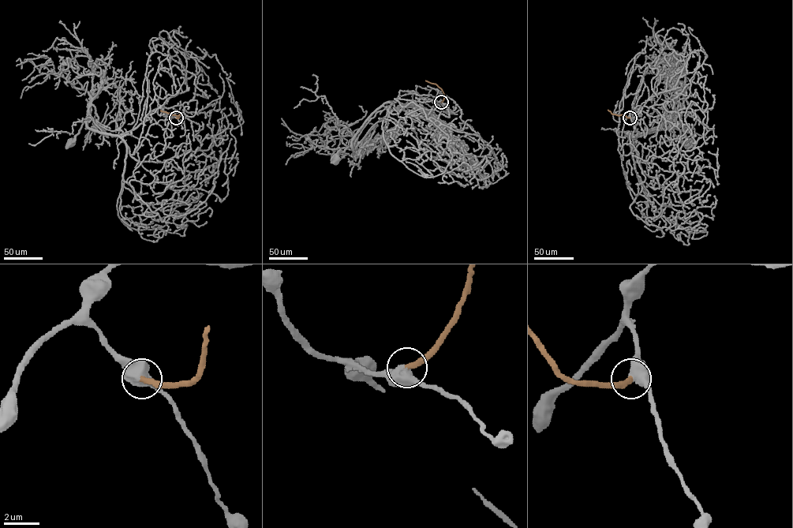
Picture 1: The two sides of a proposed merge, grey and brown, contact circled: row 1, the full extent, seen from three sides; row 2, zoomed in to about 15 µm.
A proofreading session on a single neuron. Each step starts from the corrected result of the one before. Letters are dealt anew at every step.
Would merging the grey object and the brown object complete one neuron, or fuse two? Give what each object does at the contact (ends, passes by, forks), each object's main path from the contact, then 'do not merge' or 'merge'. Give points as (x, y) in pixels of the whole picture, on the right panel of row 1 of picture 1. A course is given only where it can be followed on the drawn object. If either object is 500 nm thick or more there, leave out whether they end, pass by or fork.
grey runs (630, 117), (622, 129), (621, 159), (634, 201), (641, 184), (630, 137), (675, 121), (688, 144); brown runs (630, 117), (612, 114), (607, 110); do not merge

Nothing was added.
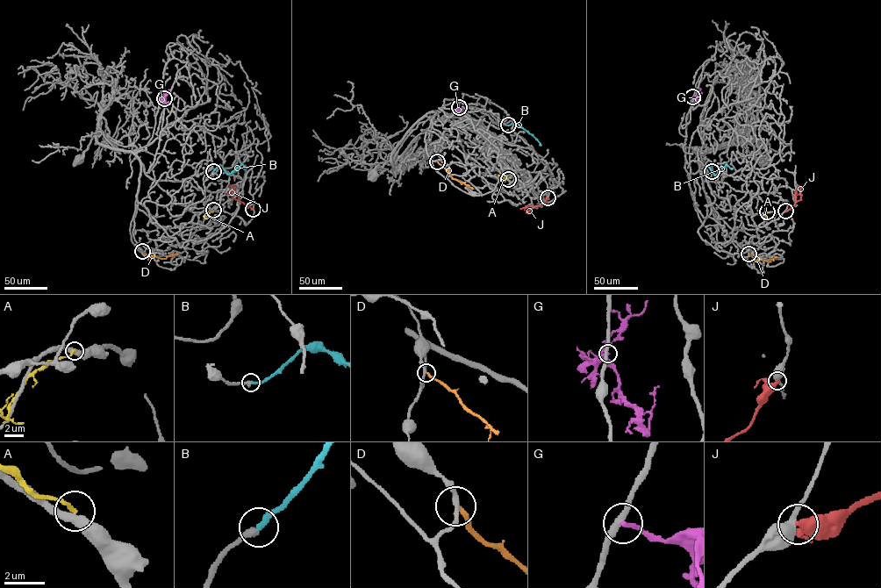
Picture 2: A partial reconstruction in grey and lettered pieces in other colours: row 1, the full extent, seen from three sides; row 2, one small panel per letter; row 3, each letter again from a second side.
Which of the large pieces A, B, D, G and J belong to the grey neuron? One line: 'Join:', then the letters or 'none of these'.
Join: B

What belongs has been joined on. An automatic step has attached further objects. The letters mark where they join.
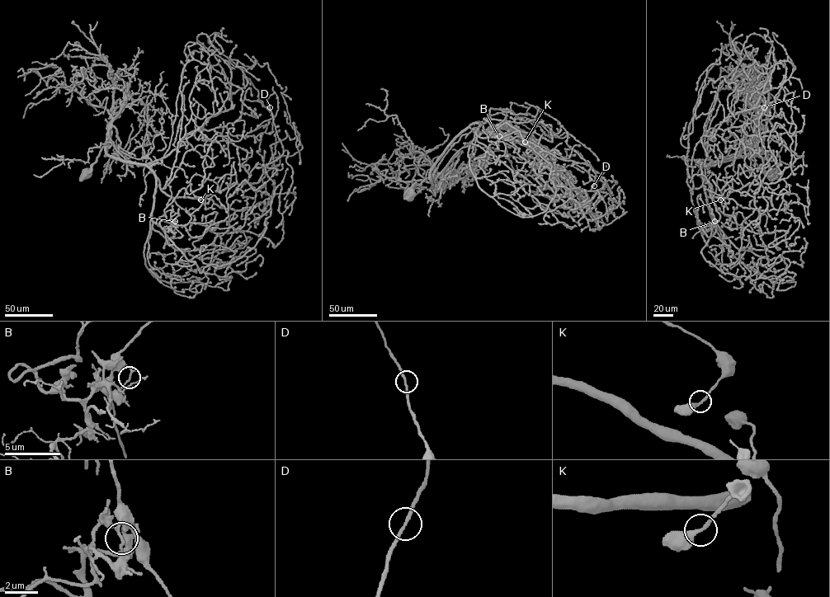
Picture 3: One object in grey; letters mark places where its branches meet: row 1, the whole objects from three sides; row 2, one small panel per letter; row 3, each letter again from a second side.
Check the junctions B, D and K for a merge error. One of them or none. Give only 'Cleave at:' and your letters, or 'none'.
Cleave at: B

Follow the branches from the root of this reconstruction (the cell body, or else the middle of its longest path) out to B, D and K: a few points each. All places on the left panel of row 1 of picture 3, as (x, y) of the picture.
B: (84, 175), (104, 147), (111, 157), (143, 163), (155, 179), (152, 219), (172, 210), (175, 221)
D: (84, 175), (105, 147), (111, 157), (143, 163), (174, 198), (244, 184), (255, 166), (283, 152), (270, 107)
K: (84, 175), (105, 147), (143, 163), (174, 198), (204, 198), (217, 189), (213, 180), (191, 178), (200, 199)

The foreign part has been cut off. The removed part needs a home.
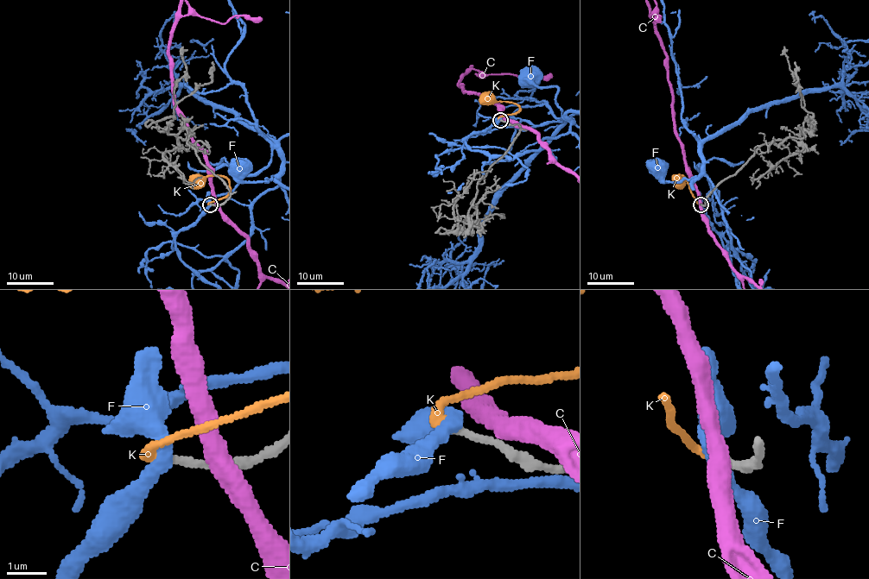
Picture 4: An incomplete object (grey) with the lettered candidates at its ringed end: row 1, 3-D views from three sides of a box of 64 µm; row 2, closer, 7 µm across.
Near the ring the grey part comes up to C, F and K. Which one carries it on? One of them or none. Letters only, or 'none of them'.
K

